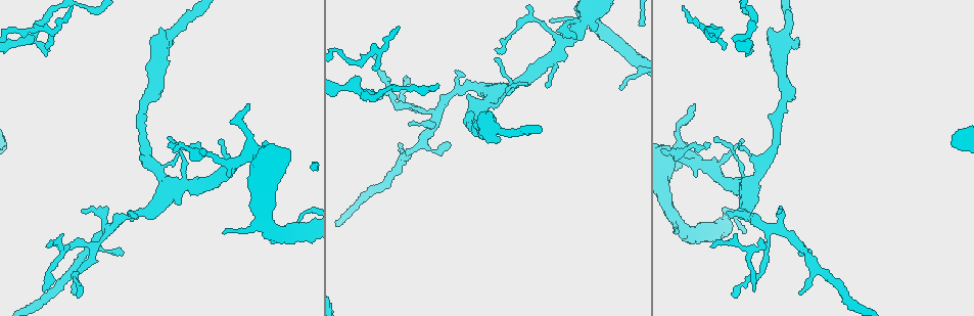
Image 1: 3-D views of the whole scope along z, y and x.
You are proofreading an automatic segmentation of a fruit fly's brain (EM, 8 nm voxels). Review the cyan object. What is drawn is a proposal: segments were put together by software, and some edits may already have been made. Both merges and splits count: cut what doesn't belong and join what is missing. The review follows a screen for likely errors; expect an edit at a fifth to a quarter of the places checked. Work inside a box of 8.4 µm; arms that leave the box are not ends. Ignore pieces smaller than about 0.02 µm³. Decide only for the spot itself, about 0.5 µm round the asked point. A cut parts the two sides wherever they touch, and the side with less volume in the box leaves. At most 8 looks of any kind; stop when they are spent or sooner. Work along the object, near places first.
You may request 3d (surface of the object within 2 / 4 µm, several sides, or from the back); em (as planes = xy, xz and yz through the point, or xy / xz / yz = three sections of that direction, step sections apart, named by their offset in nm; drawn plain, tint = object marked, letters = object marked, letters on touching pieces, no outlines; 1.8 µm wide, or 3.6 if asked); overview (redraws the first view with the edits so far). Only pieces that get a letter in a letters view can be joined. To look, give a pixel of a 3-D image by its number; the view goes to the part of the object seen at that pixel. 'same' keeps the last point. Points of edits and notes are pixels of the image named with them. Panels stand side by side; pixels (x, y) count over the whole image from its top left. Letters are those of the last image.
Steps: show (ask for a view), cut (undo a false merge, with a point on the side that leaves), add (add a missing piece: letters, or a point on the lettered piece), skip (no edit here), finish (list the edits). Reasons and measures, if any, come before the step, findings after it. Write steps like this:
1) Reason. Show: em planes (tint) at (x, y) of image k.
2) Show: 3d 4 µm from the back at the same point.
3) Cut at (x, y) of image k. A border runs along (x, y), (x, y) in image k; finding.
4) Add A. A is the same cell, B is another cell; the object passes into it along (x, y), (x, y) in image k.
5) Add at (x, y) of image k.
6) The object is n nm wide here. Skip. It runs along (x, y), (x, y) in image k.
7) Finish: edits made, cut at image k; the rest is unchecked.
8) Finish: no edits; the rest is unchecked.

Branch stops here. Show: 3d 2 µm at (498, 50) of image 1.

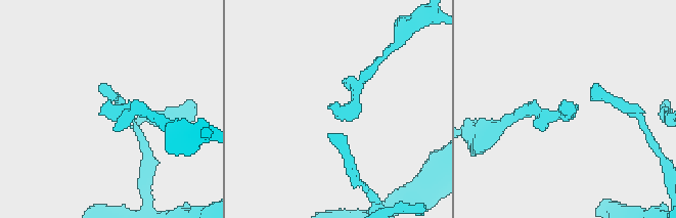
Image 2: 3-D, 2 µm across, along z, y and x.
Show: em planes (letters) at (560, 109) of image 2.

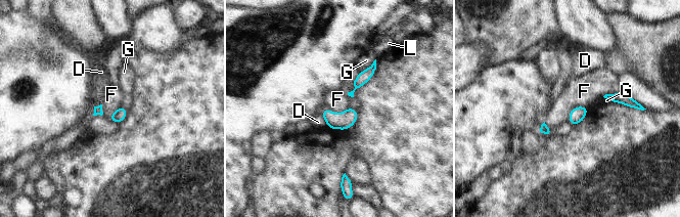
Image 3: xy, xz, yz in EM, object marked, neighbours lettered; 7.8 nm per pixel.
The object is 90 nm wide here. Skip. D, F, G and L are other cells; none of them fits.

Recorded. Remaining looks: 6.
Narrows sharply. Show: em planes (plain) at (435, 113) of image 1.

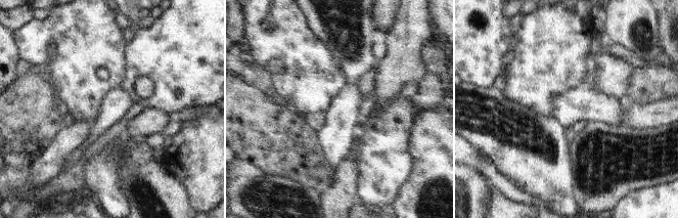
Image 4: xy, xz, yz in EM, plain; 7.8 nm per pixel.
What lies round it. Show: em planes (letters) at the same point.

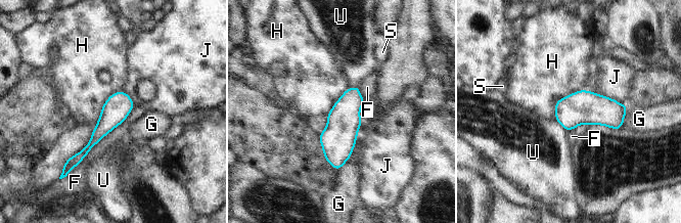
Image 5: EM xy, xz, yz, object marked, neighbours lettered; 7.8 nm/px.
Skip. F, G, H, J, S and U are other cells; it runs along (126, 96), (94, 140), (77, 160) in image 5; continuous, no second cell.

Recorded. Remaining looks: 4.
Branch stops here. Show: em planes (letters) at (47, 54) of image 1.

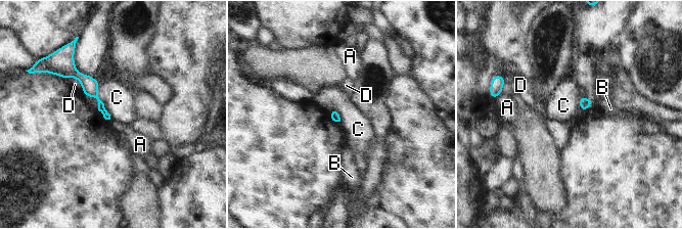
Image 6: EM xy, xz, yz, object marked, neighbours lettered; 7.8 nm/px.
Skip. A, B, C and D are other cells; it runs along (73, 69), (90, 87), (107, 117) in image 6; none of them fits.

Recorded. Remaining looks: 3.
Finish: no edits; the rest is unchecked.

